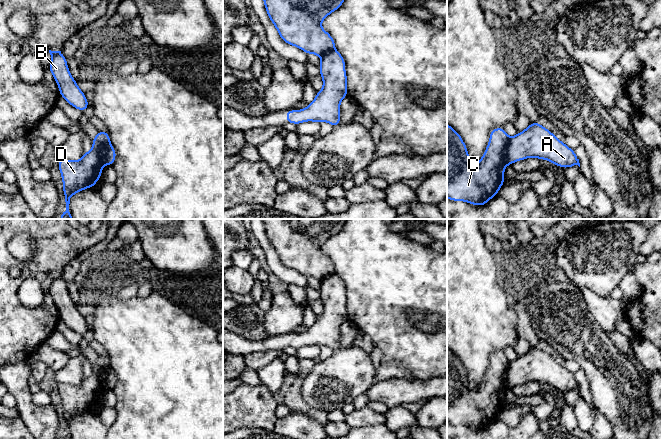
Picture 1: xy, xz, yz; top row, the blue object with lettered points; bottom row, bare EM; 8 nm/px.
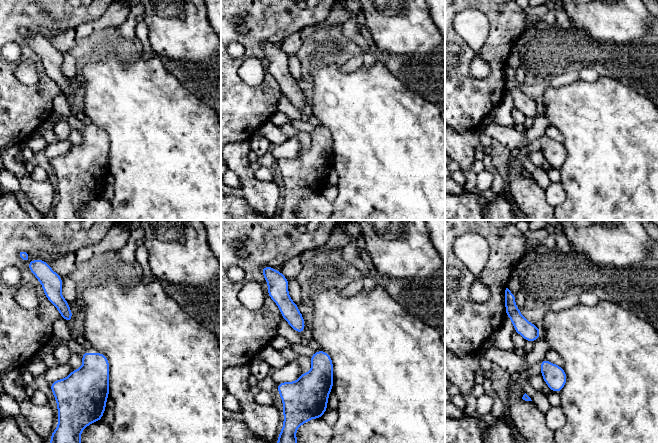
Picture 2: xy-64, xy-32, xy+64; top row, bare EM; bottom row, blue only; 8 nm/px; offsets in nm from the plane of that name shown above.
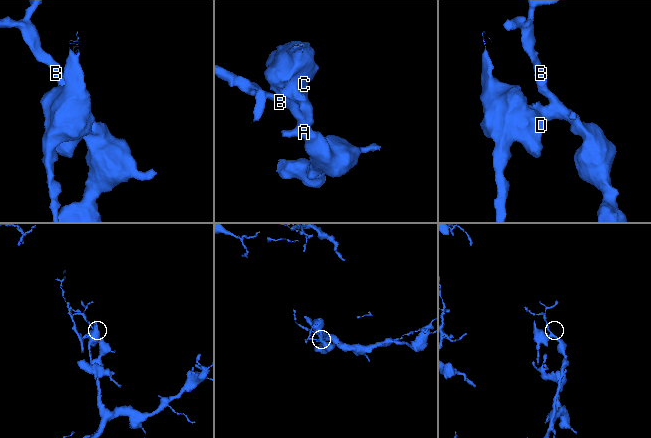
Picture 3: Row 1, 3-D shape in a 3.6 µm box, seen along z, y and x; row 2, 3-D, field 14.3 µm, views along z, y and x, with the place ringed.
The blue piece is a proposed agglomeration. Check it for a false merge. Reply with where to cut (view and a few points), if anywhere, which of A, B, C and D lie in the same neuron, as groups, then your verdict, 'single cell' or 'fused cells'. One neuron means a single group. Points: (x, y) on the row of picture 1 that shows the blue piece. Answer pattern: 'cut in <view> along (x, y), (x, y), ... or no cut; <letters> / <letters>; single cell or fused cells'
cut in yz along (510, 138), (505, 150), (506, 163); A B / C D; fused cells

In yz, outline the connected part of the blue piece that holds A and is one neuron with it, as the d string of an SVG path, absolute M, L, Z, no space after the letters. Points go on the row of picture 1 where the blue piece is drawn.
M539 122L530 123L524 131L511 137L506 146L505 160L509 165L529 157L546 159L561 168L580 167L574 150Z

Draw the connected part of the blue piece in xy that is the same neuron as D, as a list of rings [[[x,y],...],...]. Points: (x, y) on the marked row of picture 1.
[[[98,131],[92,141],[92,150],[90,152],[83,151],[83,156],[79,161],[63,158],[58,160],[66,202],[66,210],[60,215],[60,219],[73,219],[69,211],[72,195],[88,187],[96,189],[95,182],[102,179],[101,169],[106,165],[102,159],[102,152],[109,143],[109,133]]]

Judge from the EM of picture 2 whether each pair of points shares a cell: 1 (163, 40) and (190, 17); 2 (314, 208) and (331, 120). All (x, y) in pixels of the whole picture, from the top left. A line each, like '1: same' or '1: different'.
1: same
2: different

